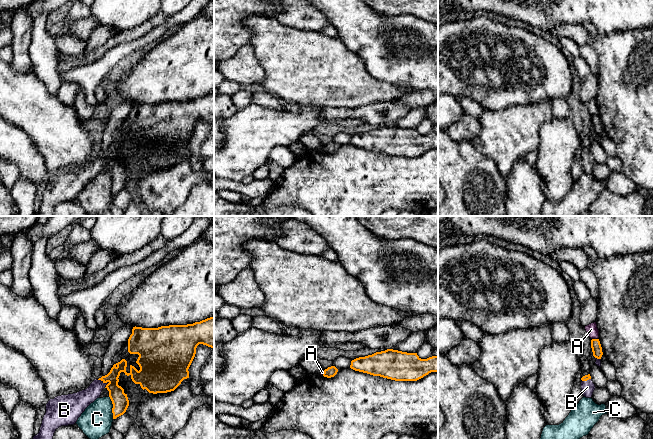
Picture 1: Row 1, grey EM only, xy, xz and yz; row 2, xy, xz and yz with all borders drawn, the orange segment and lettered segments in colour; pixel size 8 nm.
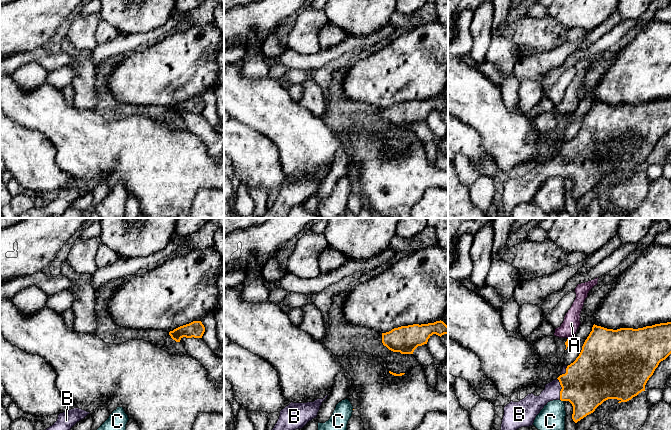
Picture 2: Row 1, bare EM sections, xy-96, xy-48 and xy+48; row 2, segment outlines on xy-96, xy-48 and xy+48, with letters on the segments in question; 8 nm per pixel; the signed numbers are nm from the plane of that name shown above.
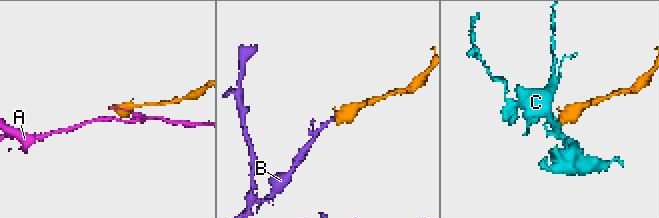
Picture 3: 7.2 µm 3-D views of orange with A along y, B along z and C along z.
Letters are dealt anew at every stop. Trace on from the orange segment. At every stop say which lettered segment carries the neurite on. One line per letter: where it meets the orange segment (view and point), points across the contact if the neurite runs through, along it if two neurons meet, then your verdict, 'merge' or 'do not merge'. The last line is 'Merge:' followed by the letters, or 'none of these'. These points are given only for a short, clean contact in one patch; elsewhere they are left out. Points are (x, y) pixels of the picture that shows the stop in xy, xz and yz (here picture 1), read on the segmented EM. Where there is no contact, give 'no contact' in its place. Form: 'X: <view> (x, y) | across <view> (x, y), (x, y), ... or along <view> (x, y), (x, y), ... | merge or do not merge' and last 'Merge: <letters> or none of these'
A: yz (595, 339) | along yz (592, 338), (597, 339) | do not merge
B: xy (103, 382) | merge
C: xy (113, 407) | along xy (109, 396), (112, 402), (113, 418) | do not merge
Merge: B

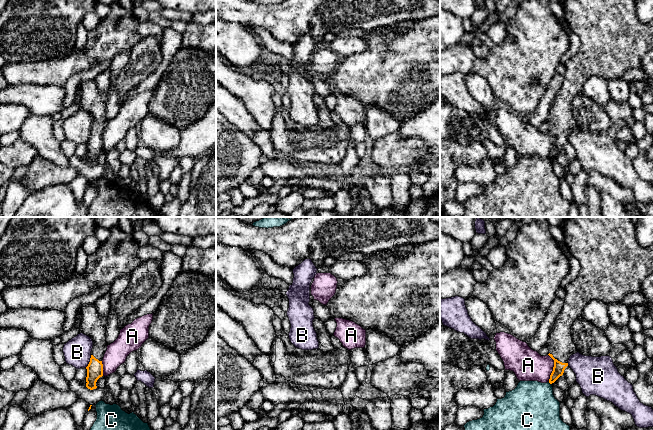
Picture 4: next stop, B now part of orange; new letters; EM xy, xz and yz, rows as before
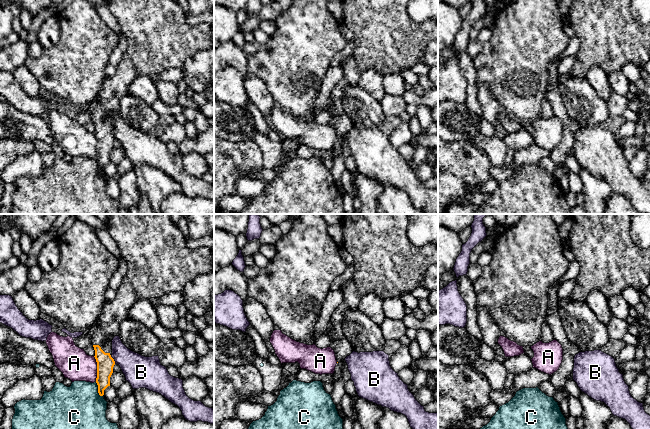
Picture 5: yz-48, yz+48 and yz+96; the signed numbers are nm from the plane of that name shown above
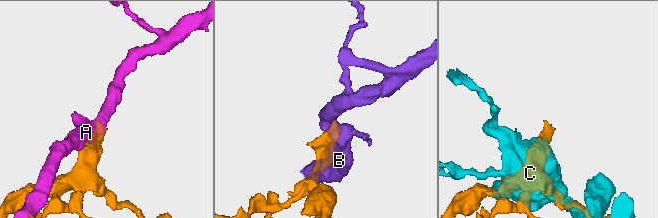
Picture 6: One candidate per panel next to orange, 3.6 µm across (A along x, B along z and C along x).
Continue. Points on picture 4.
A: yz (553, 368) | do not merge
B: xy (90, 361) | do not merge
C: no contact | do not merge
Merge: none of these

